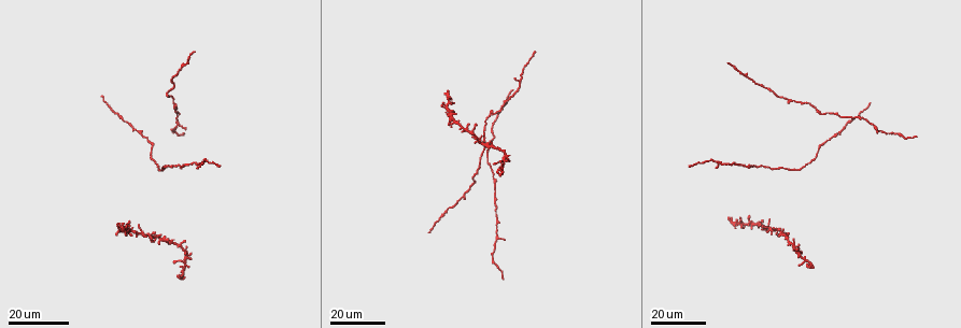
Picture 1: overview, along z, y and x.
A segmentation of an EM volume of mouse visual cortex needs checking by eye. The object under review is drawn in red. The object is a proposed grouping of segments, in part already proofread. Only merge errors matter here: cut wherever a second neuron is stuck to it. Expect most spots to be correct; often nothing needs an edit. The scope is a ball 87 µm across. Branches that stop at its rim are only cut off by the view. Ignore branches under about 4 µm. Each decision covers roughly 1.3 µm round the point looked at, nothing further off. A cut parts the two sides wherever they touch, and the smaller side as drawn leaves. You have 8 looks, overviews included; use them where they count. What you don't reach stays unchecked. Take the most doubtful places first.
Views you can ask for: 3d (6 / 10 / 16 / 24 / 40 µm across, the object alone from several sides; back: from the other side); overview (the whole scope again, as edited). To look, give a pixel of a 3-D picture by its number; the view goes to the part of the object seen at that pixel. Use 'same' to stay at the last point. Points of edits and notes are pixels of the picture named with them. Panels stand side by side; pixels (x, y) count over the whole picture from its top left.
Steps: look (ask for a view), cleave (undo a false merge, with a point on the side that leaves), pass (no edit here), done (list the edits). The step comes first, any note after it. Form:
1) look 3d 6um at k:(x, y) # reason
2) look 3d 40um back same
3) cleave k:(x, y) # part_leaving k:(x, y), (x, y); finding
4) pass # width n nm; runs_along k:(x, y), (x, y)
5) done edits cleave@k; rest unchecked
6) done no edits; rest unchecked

look 3d 16um at 1:(797, 253) # small branch off a trunk

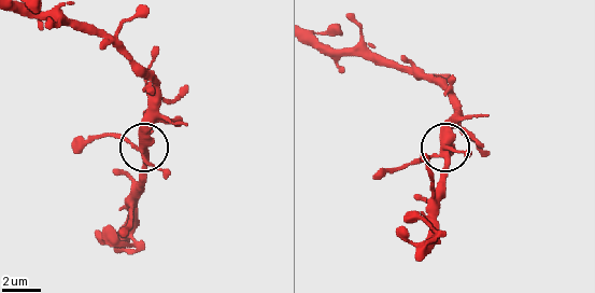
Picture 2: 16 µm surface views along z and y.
look 3d 6um at 2:(434, 155)

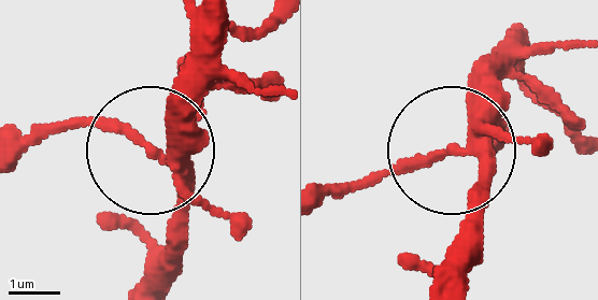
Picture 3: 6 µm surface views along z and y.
pass # arms 4; all the same neuron

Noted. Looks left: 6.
look 3d 16um at 1:(786, 98) # narrows sharply

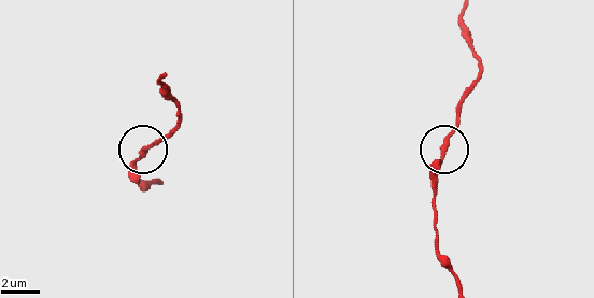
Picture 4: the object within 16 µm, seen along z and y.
look 3d 6um at 4:(137, 160)

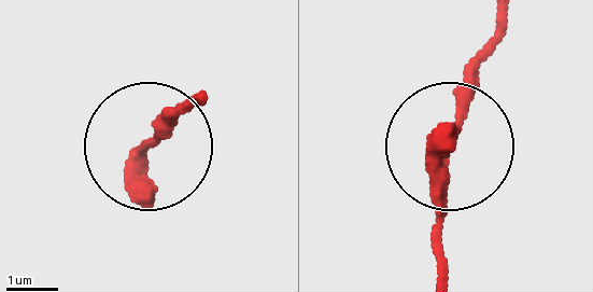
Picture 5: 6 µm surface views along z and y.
pass # width 190 nm; runs_along 5:(442, 268), (442, 165), (494, 41); one neuron here

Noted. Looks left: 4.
look 3d 16um at 1:(752, 167) # a narrow waist

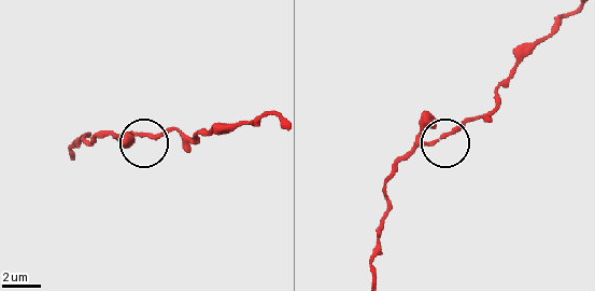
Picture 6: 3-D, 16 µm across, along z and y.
look 3d 6um at 6:(133, 134)

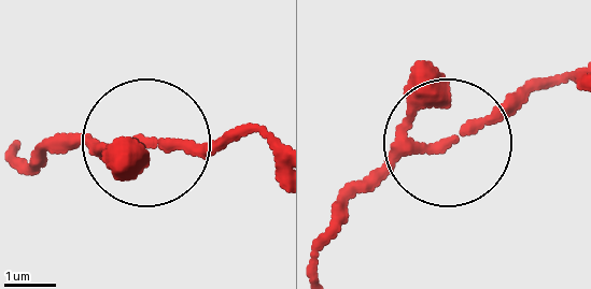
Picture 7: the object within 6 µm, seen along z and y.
pass # width 160 nm; one neuron here

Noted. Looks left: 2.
look 3d 24um at 1:(142, 234) # two arms in line, one across

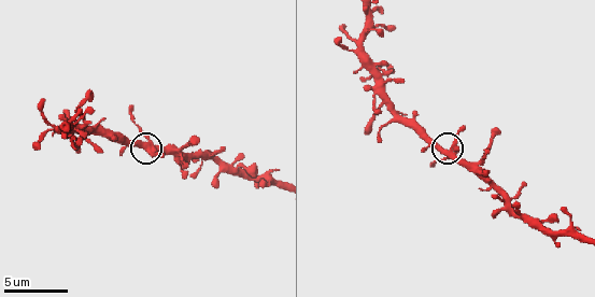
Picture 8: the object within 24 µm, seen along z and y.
look 3d 6um at 8:(442, 149) # closer look

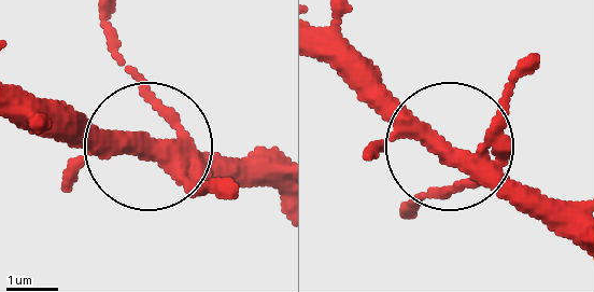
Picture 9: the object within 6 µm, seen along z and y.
pass # width 350 nm; continuous, no second neuron

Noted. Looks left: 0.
done no edits; rest unchecked

